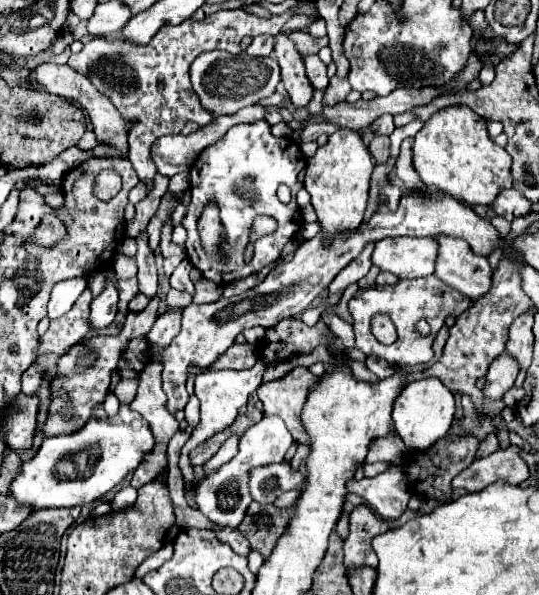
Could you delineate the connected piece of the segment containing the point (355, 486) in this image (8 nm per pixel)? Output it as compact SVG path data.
M391 465L389 471L361 481L351 481L349 491L361 495L383 519L399 519L407 509L411 499L411 489L407 477L397 465Z

